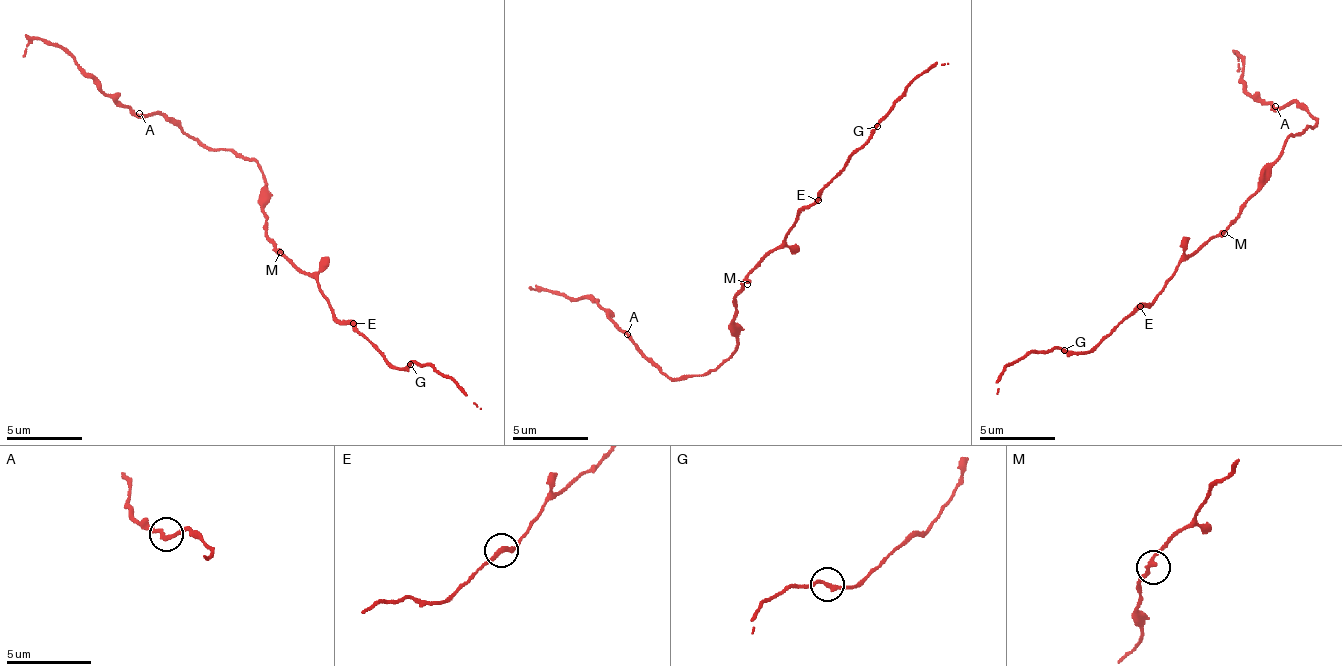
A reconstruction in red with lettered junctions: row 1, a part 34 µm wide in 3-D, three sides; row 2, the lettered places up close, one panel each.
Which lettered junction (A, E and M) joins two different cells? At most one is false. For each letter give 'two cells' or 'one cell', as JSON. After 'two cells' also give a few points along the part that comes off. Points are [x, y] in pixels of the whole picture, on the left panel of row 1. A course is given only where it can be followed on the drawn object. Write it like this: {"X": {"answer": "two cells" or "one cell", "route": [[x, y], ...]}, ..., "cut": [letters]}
{"A": {"answer": "one cell"}, "E": {"answer": "one cell"}, "M": {"answer": "one cell"}, "cut": []}

